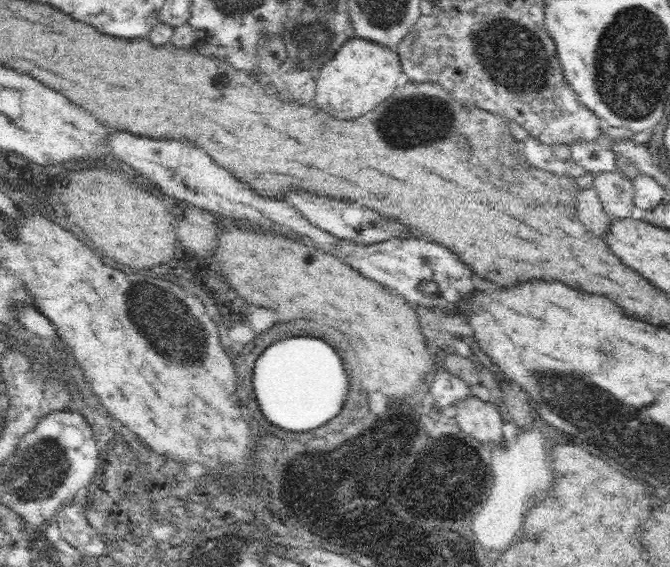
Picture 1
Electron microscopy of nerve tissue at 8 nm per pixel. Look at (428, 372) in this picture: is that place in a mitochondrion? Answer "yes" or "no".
no

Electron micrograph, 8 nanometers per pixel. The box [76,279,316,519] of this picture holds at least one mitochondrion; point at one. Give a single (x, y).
(168, 325)

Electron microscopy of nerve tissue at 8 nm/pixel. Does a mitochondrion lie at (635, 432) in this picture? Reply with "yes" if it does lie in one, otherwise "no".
yes

